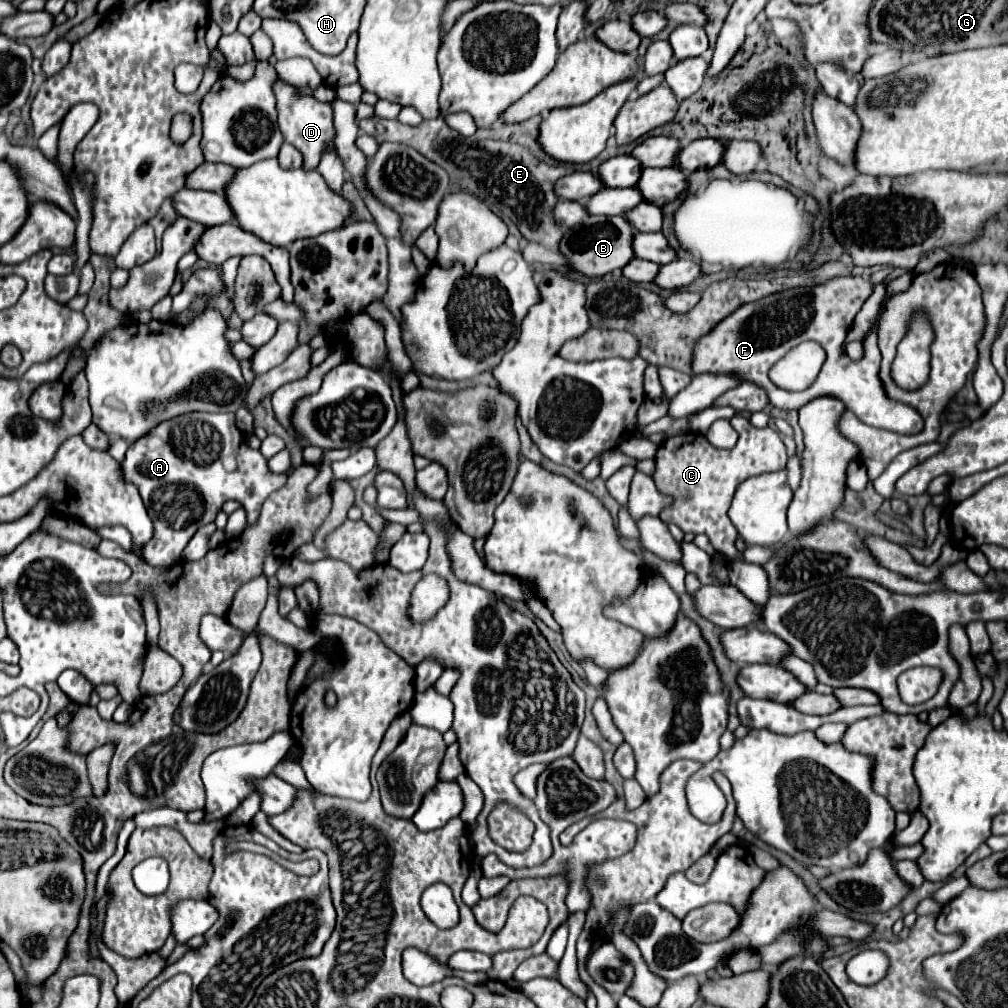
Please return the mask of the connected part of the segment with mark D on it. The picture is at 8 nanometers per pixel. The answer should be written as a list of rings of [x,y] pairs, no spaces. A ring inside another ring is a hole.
[[[284,81],[274,85],[274,93],[278,99],[278,125],[284,135],[284,141],[294,145],[302,153],[302,157],[304,157],[302,169],[304,171],[316,169],[326,151],[336,151],[336,147],[334,147],[336,129],[334,129],[334,121],[332,121],[332,105],[320,103],[314,97],[312,99],[300,97],[296,93],[296,89]]]

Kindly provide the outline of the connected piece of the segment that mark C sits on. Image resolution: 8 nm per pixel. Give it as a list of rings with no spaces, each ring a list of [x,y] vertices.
[[[742,415],[732,417],[732,427],[738,431],[738,443],[734,449],[716,449],[702,435],[688,433],[666,439],[656,453],[656,471],[652,475],[656,487],[676,501],[668,507],[660,519],[664,523],[678,525],[684,533],[704,533],[712,547],[726,555],[730,561],[742,561],[740,551],[736,551],[734,541],[738,537],[736,527],[728,519],[728,507],[736,487],[748,477],[782,471],[786,467],[786,445],[782,443],[778,431],[766,427],[756,429]]]

